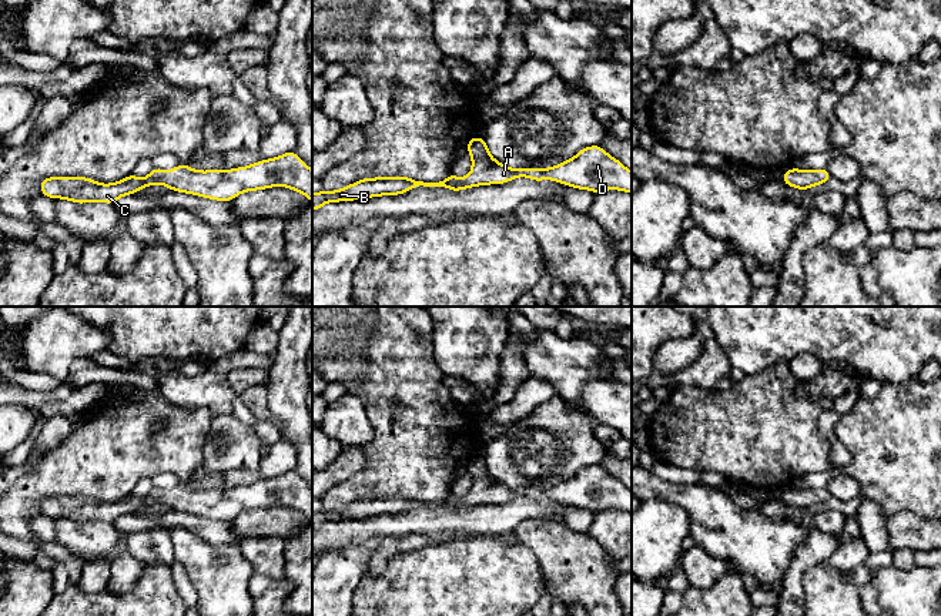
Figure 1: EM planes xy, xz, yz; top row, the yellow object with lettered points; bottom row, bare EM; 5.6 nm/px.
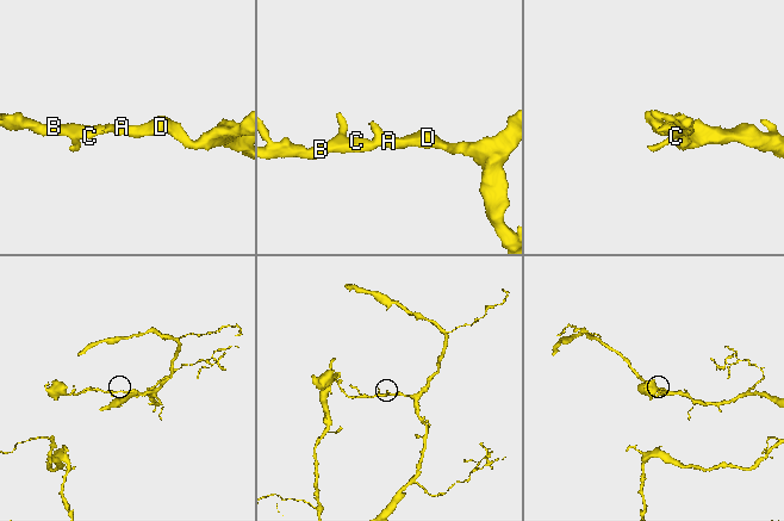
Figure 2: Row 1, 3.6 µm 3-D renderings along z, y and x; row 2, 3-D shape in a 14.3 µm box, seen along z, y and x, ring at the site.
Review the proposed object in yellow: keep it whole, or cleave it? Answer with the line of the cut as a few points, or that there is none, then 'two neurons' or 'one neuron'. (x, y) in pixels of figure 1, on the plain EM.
cut none; one neuron

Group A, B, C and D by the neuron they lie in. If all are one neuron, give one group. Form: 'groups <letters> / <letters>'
groups A B C D

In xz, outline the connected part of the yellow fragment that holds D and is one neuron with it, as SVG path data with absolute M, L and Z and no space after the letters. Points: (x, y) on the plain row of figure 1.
M470 456L466 465L472 476L472 491L463 496L448 495L439 502L423 502L409 496L362 498L338 510L322 509L312 513L312 530L326 522L364 519L379 515L398 515L423 506L446 506L461 510L470 506L503 503L518 496L535 500L553 499L579 509L602 512L620 509L632 513L632 491L609 475L600 465L580 469L573 478L550 488L509 488L498 482L480 456Z

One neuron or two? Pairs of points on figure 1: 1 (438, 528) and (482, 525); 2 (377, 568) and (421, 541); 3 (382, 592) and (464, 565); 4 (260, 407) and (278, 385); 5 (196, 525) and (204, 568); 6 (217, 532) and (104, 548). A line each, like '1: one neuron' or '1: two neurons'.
1: one neuron
2: one neuron
3: one neuron
4: two neurons
5: two neurons
6: two neurons

